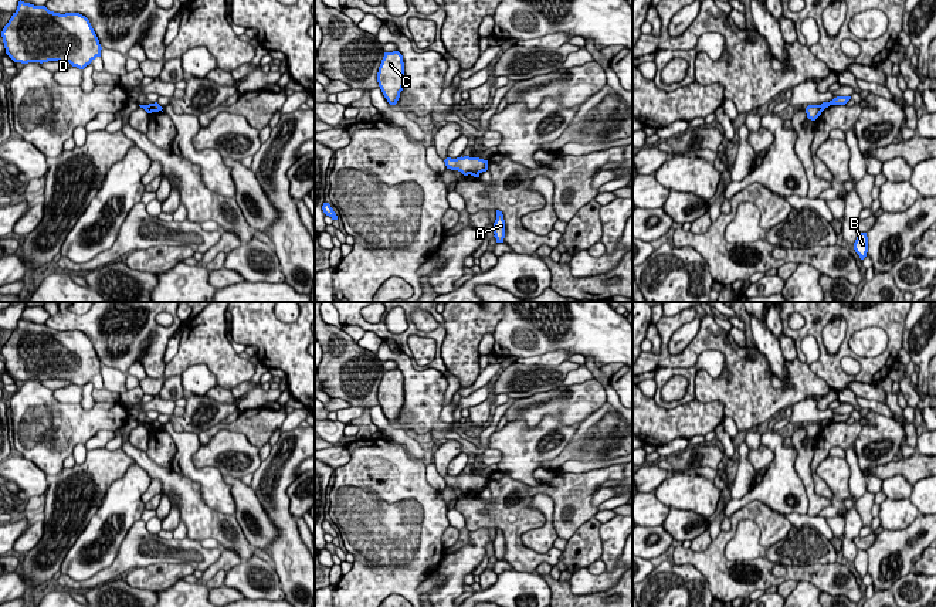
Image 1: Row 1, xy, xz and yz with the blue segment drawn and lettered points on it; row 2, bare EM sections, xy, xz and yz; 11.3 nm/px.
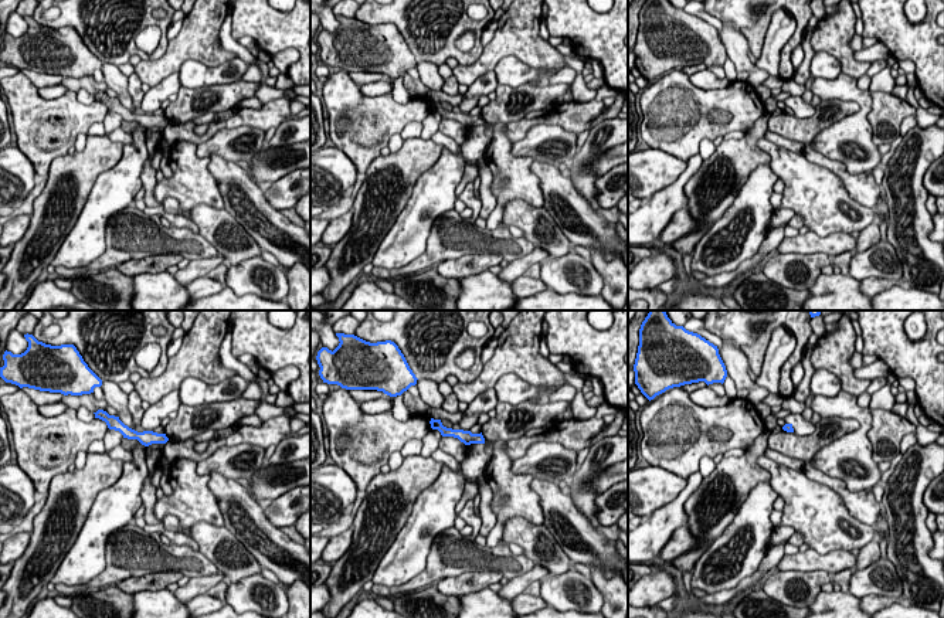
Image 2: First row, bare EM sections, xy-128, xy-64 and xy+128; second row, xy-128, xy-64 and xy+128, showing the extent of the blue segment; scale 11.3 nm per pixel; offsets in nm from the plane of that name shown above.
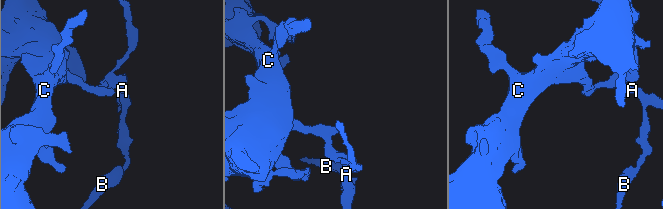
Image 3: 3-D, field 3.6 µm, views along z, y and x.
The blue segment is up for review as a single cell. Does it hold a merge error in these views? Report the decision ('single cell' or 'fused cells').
fused cells

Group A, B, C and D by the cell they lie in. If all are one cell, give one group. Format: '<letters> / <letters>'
A B / C D

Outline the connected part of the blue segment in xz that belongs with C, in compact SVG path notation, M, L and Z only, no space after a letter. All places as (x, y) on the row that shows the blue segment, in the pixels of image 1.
M399 51L384 52L377 82L387 102L396 105L404 87L404 62Z

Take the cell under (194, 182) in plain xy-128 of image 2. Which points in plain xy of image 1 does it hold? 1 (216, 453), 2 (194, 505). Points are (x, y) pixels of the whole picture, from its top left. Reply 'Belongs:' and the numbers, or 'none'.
Belongs: none

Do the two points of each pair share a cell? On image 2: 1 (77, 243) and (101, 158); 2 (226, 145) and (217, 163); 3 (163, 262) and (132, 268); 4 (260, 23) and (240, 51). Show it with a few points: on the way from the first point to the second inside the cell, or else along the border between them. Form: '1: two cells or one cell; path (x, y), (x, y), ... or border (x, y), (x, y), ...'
1: two cells; border (119, 160), (97, 177), (81, 213)
2: two cells; border (207, 156), (217, 155), (237, 163)
3: one cell; path (156, 264), (153, 267), (139, 267)
4: two cells; border (230, 14), (231, 36), (236, 40)

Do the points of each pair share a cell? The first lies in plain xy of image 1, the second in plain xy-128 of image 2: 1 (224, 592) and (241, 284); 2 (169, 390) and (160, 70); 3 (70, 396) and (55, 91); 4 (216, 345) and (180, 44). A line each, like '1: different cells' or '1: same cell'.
1: different cells
2: different cells
3: same cell
4: same cell

